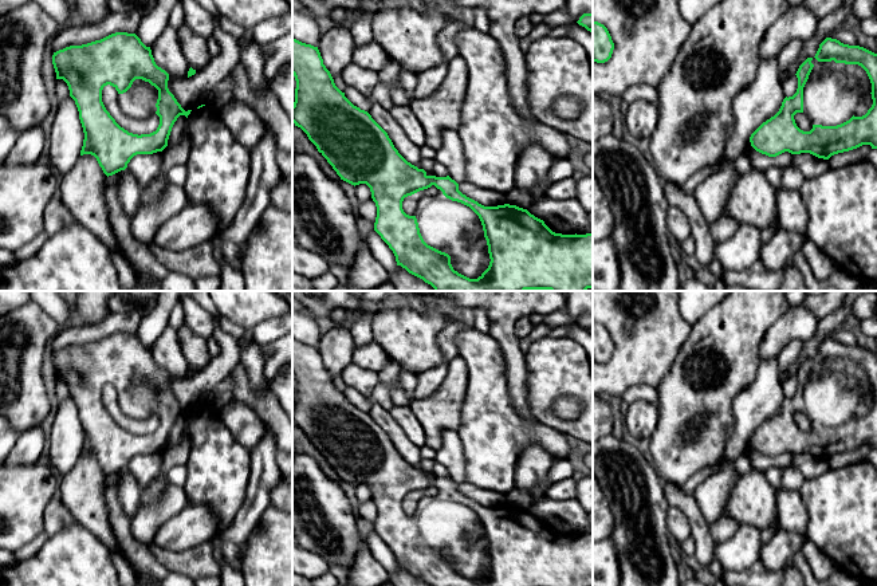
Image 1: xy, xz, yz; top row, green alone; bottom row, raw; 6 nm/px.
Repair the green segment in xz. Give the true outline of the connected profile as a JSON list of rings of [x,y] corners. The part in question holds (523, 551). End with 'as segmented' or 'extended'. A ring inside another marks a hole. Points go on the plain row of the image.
[[[292,338],[292,375],[296,381],[292,422],[300,428],[318,452],[327,460],[341,480],[370,488],[377,507],[374,531],[389,546],[396,556],[397,566],[422,579],[430,586],[593,586],[593,534],[562,535],[552,532],[543,520],[516,506],[484,507],[459,491],[459,484],[447,477],[428,476],[424,469],[408,463],[394,448],[388,433],[371,416],[354,406],[334,384],[330,371],[323,365],[318,347],[302,343]],[[434,485],[443,493],[426,497],[417,506],[413,516],[402,510],[405,497]],[[484,538],[488,546],[489,566],[477,578],[469,579],[453,570],[451,555],[465,550]]]; extended

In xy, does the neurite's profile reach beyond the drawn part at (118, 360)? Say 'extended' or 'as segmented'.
extended

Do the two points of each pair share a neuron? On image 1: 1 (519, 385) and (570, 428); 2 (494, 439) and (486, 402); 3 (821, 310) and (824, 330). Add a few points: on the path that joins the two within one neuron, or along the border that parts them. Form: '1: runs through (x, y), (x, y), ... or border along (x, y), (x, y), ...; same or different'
1: border along (524, 361), (529, 408), (538, 421); different
2: runs through (491, 429), (487, 412); same
3: border along (844, 305), (818, 319); different

